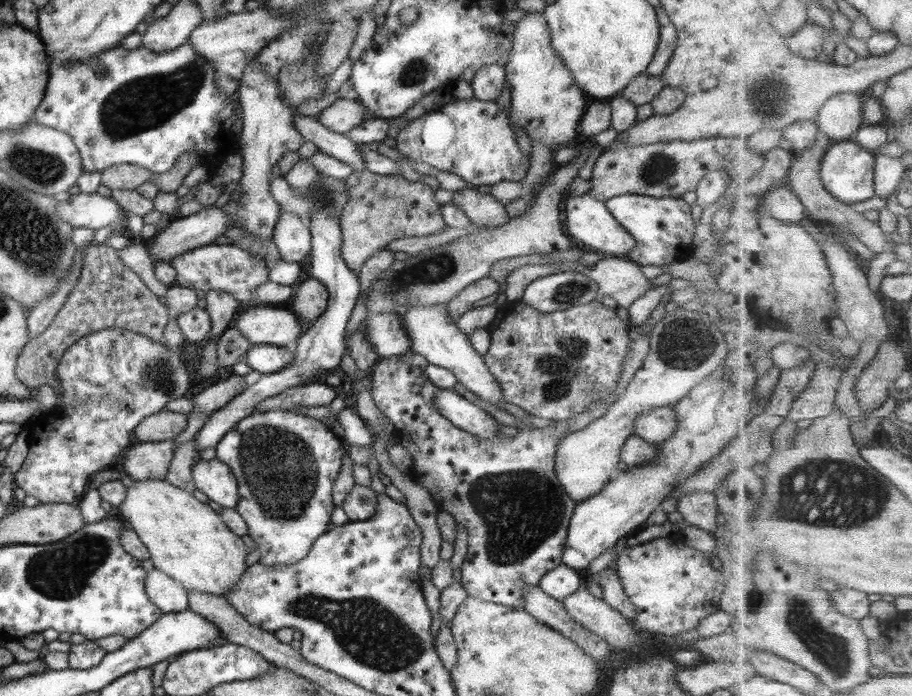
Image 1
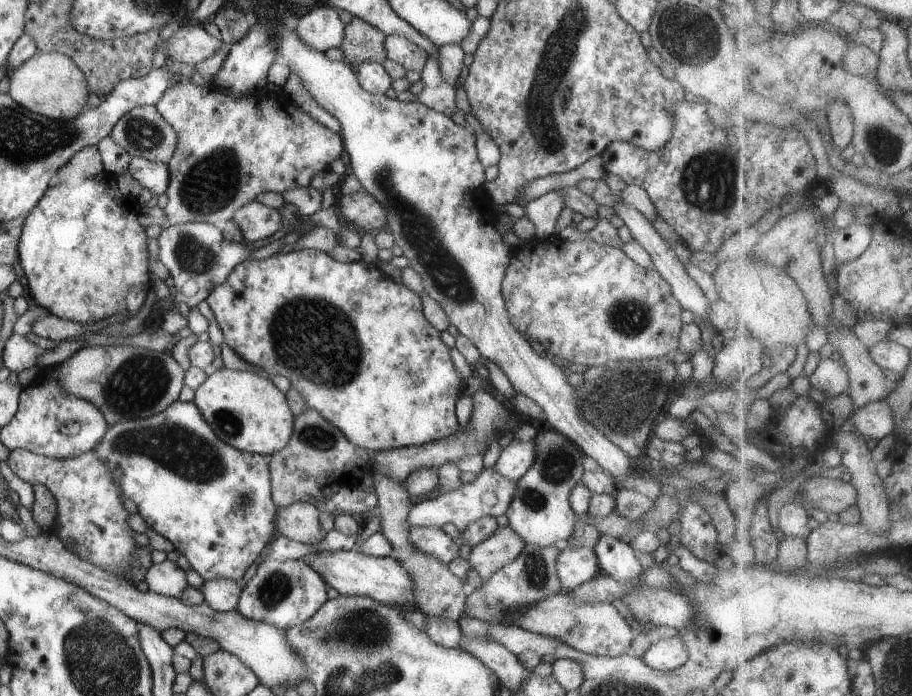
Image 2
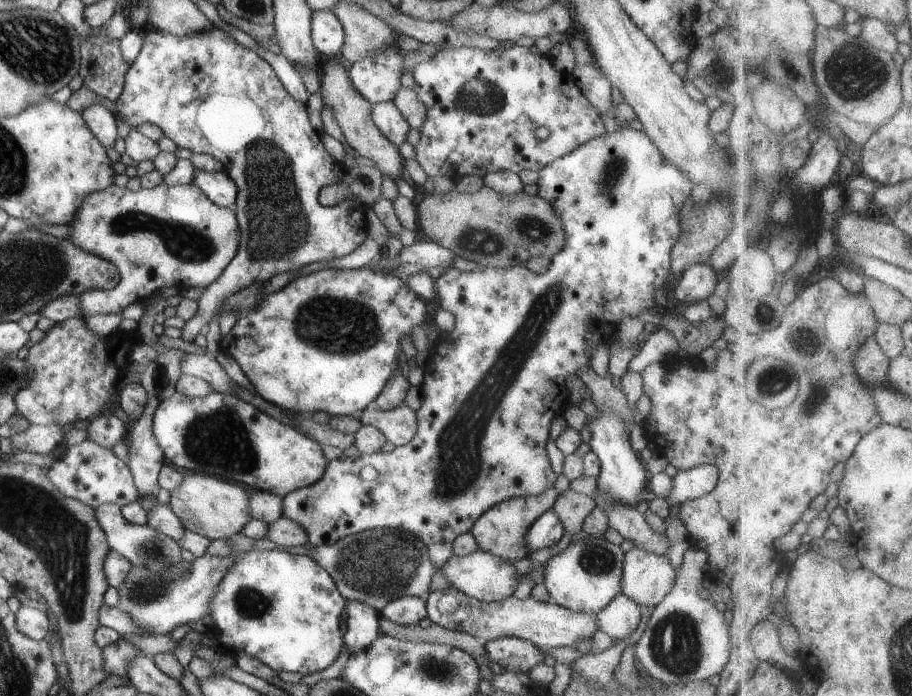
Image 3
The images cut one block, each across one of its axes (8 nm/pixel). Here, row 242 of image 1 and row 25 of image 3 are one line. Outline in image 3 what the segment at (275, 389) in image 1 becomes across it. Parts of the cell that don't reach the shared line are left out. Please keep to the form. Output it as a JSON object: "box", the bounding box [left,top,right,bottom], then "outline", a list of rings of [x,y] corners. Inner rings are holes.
{"box":[310,10,345,61],"outline":[[[330,10],[313,12],[311,20],[310,36],[316,52],[326,61],[336,58],[345,42],[342,24]]]}

